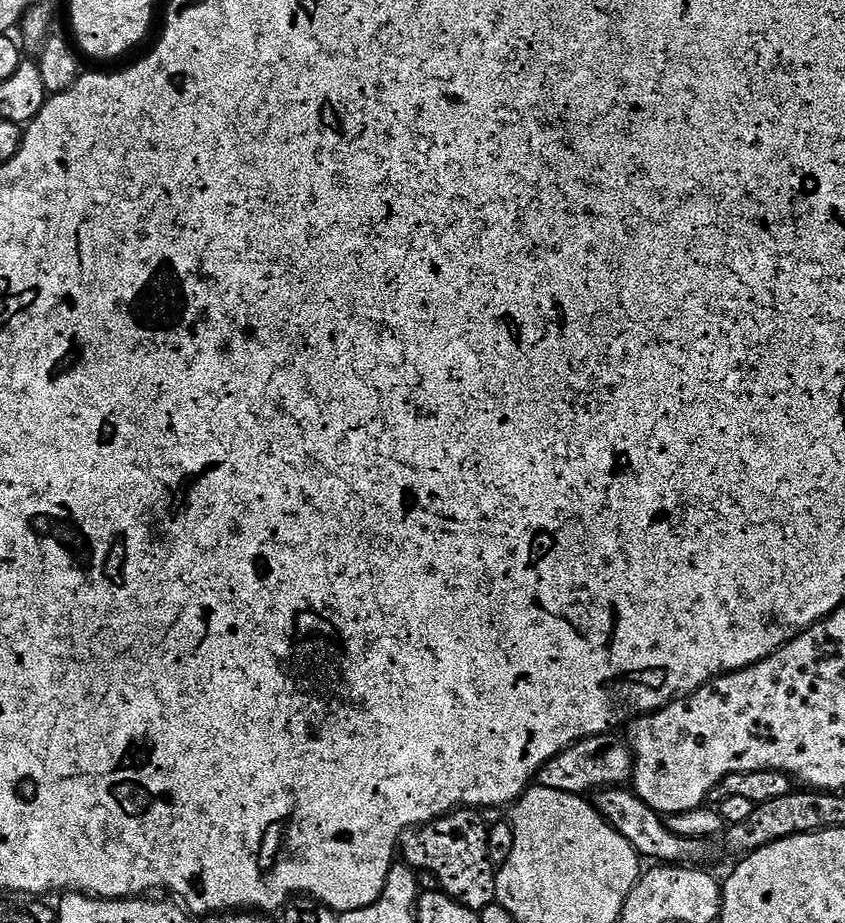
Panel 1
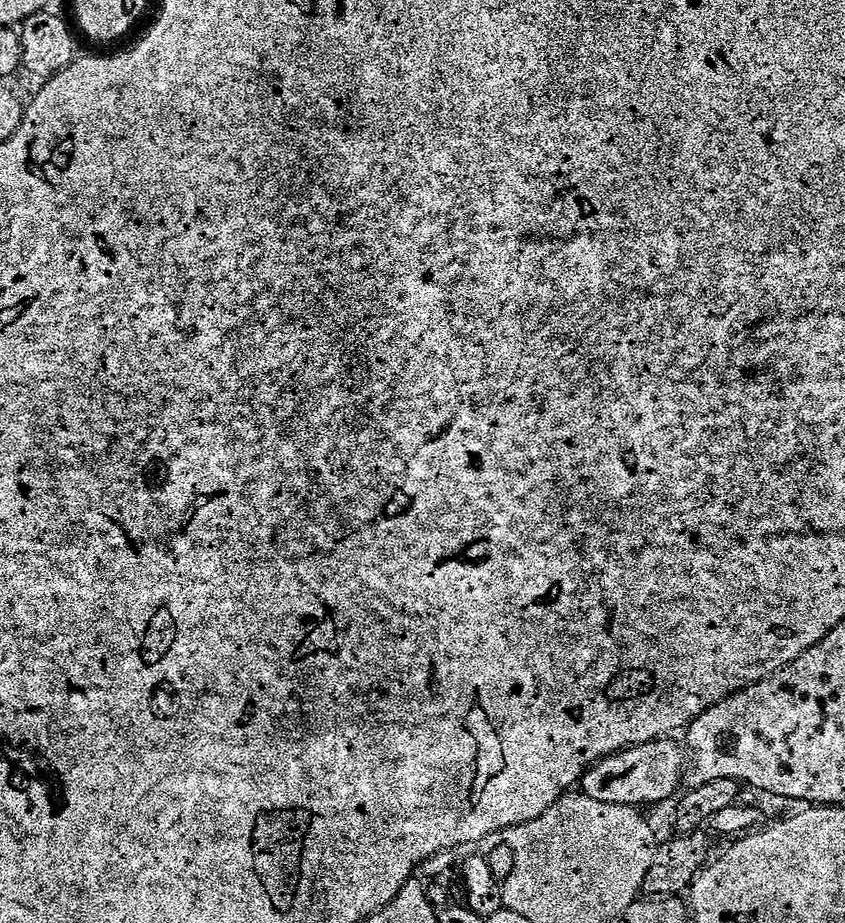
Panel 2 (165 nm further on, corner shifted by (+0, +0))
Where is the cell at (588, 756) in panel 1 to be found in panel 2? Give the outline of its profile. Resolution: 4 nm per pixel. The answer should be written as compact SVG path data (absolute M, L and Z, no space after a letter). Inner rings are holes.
M672 738L651 740L645 744L636 744L633 748L623 748L621 752L602 758L581 778L579 791L598 802L610 802L610 806L631 808L640 808L644 804L660 804L672 795L675 797L681 791L684 768L686 772L686 752L674 741Z

